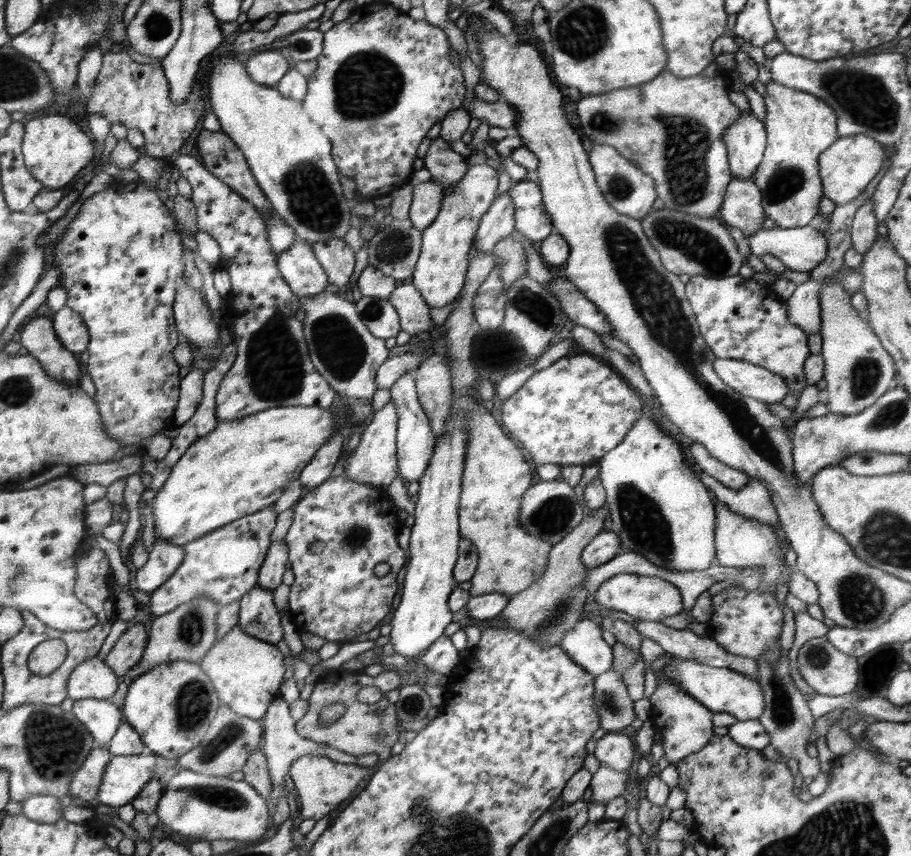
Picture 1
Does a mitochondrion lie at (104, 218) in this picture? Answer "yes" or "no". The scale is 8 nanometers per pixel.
no

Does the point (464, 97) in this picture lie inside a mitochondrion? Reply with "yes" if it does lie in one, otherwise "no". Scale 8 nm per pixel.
no

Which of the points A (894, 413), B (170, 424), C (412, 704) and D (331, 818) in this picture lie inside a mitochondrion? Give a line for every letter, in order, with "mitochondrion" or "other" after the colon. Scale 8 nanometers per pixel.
A: mitochondrion
B: other
C: mitochondrion
D: other

